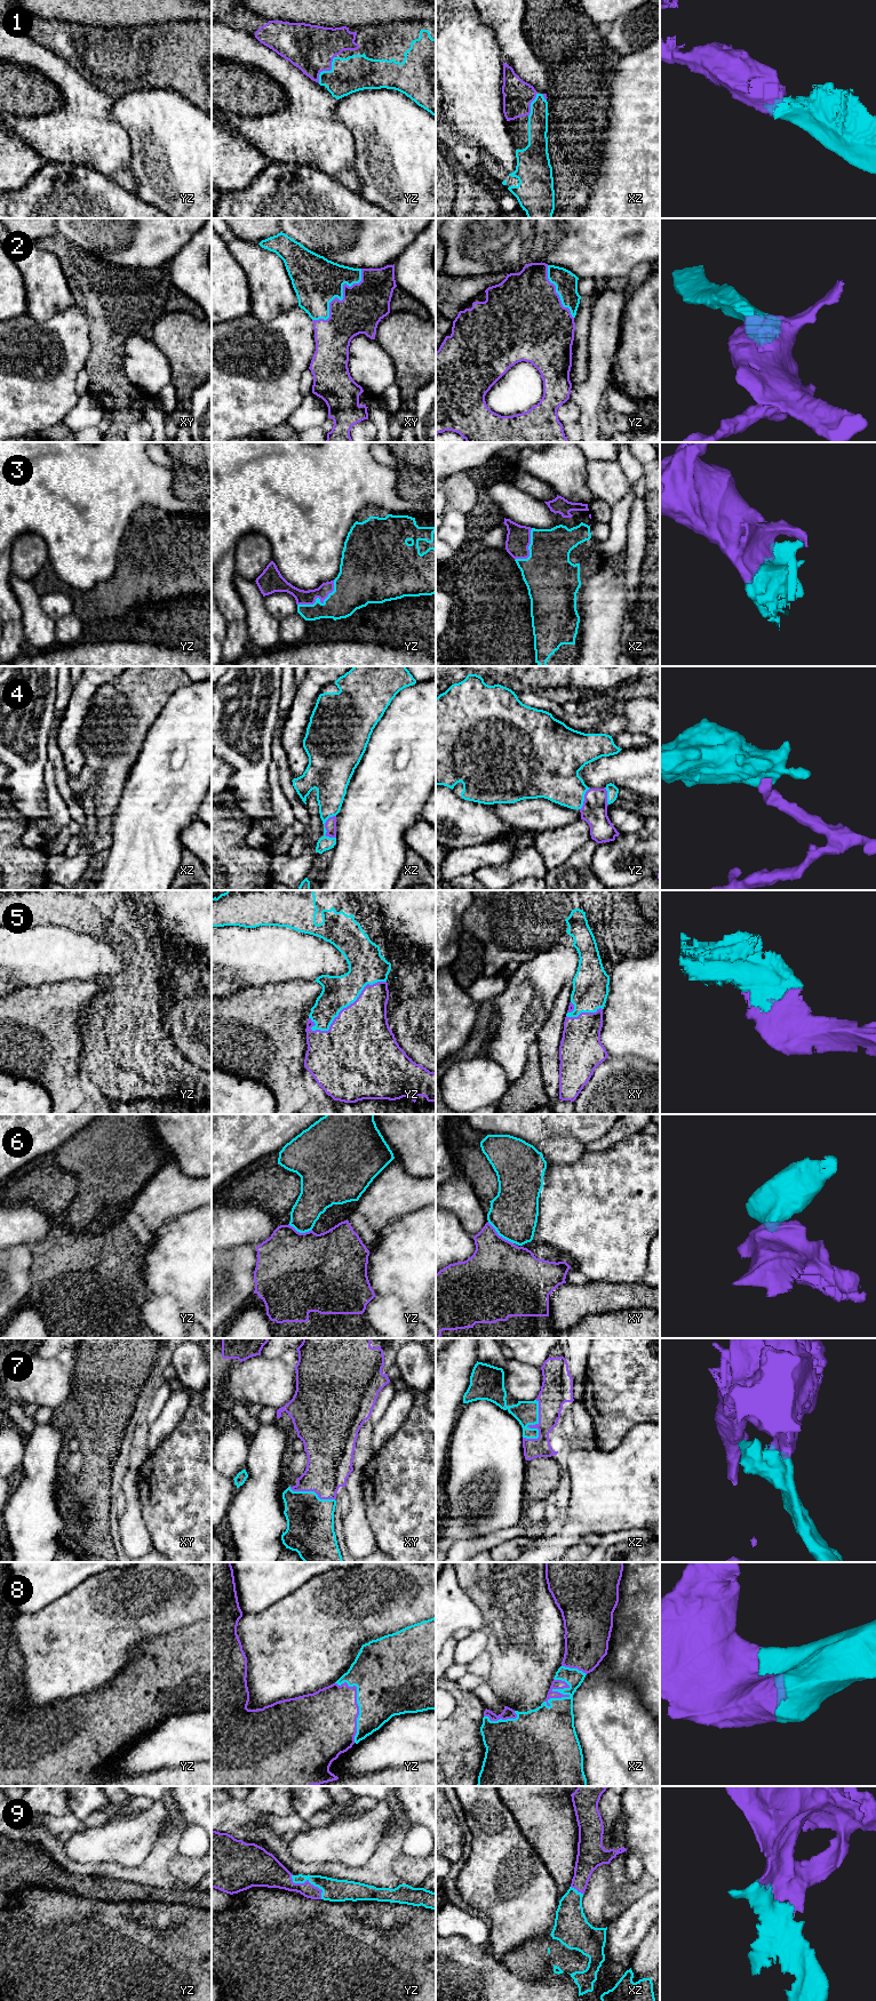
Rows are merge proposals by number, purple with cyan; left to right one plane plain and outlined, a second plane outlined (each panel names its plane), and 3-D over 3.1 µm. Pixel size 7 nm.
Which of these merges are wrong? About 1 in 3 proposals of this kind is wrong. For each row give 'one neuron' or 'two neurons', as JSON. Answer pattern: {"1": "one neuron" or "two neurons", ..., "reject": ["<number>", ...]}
{"1": "one neuron", "2": "one neuron", "3": "one neuron", "4": "one neuron", "5": "one neuron", "6": "two neurons", "7": "one neuron", "8": "one neuron", "9": "one neuron", "reject": ["6"]}

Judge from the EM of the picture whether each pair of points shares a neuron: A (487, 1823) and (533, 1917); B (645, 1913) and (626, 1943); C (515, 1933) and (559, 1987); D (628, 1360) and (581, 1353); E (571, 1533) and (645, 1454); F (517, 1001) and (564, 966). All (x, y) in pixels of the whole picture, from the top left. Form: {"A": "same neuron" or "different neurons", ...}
{"A": "same neuron", "B": "same neuron", "C": "different neurons", "D": "different neurons", "E": "same neuron", "F": "same neuron"}

